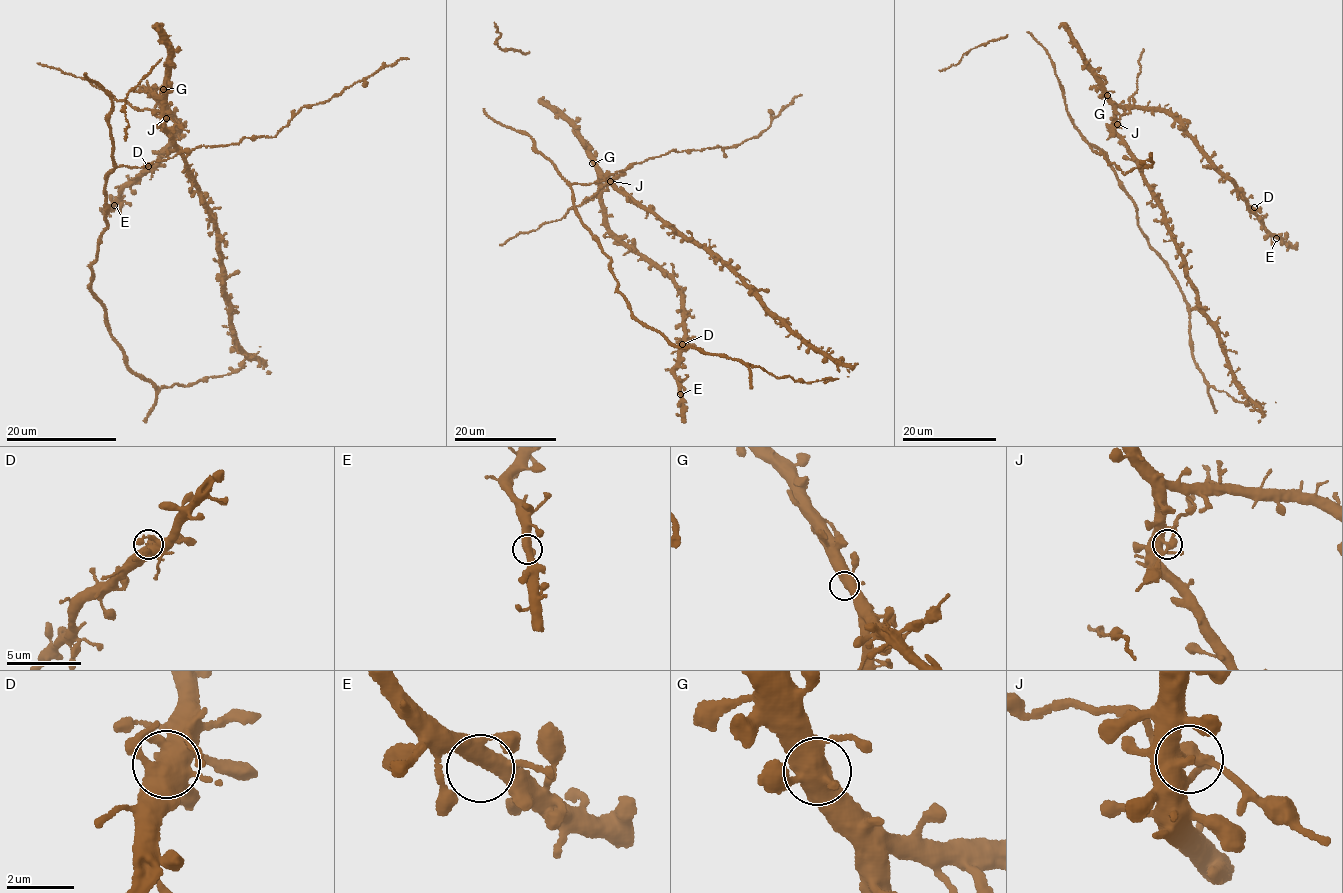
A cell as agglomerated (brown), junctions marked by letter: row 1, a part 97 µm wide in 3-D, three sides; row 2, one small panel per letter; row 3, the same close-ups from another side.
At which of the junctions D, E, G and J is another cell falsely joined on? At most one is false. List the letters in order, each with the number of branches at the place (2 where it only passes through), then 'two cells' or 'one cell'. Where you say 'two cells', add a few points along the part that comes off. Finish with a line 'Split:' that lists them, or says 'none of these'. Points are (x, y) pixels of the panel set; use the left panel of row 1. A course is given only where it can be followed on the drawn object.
D: branches 6; one cell
E: branches 4; one cell
G: branches 4; one cell
J: branches 5; two cells; course (166, 118), (156, 109), (136, 109), (103, 89), (37, 63)
Split: J

